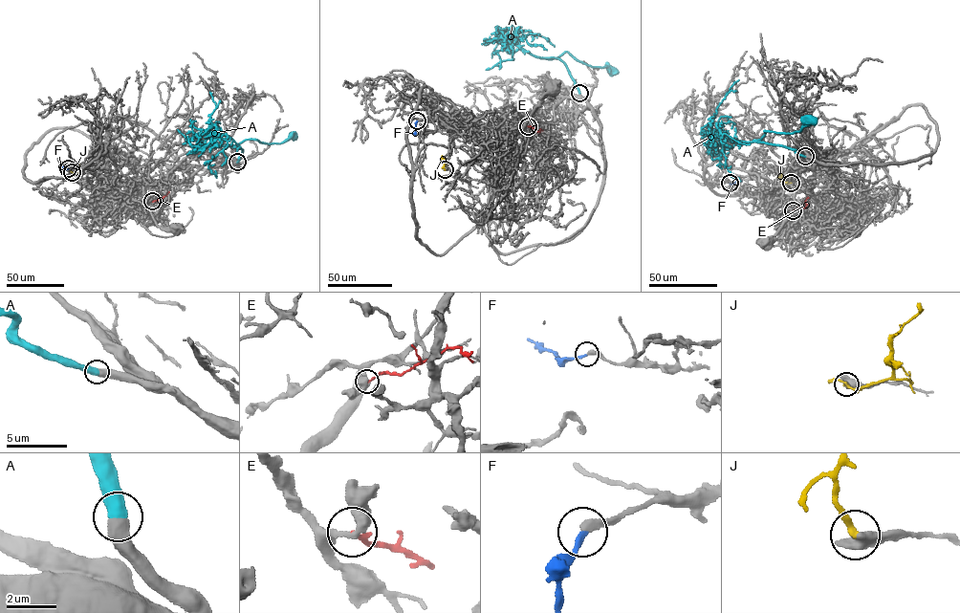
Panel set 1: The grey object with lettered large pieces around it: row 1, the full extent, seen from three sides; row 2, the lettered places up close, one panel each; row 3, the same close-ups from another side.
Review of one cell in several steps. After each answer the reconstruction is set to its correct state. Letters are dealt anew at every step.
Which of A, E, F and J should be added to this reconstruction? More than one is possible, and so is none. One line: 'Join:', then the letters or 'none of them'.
Join: F

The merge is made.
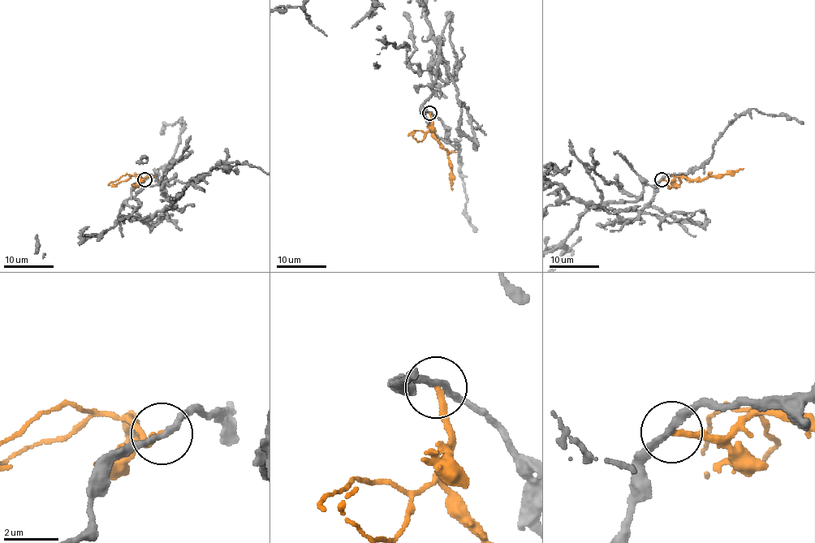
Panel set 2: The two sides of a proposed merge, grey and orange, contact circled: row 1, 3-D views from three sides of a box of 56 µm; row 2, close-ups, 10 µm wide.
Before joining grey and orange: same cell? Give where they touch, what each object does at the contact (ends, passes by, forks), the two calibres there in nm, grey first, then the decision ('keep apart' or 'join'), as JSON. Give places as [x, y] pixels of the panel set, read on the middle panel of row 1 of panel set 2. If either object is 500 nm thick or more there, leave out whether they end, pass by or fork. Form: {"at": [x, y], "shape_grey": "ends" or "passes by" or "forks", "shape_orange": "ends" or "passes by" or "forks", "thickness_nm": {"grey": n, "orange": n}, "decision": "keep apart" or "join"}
{"at": [429, 113], "shape_grey": "passes by", "shape_orange": "ends", "thickness_nm": {"grey": 220, "orange": 220}, "decision": "keep apart"}

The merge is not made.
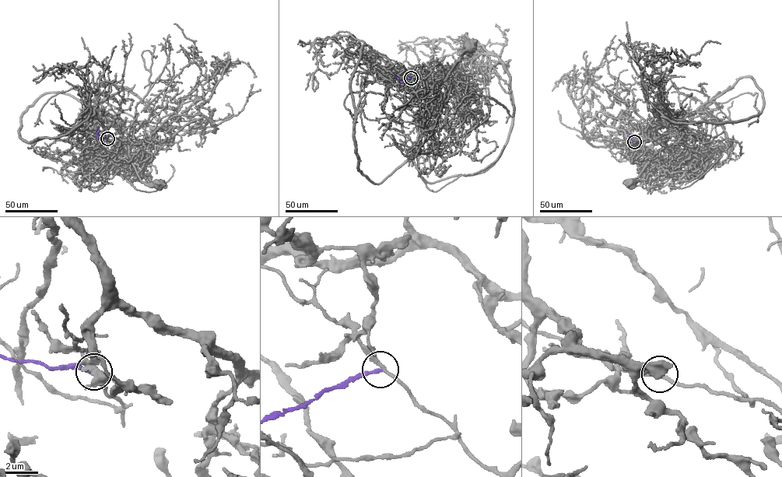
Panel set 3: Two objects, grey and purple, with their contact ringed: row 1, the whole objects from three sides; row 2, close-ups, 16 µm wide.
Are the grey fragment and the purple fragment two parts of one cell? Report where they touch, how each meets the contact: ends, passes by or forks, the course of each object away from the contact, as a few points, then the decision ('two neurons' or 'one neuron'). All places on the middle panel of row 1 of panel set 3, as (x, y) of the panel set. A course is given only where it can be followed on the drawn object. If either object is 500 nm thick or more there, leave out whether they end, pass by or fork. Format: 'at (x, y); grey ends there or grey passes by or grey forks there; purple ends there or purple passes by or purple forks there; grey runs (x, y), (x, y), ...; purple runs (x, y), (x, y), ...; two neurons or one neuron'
at (411, 78); grey passes by; purple ends there; grey runs (411, 78), (415, 82), (397, 85), (412, 91), (416, 85), (424, 92), (446, 80), (470, 48); purple runs (411, 78), (401, 82), (395, 76); two neurons

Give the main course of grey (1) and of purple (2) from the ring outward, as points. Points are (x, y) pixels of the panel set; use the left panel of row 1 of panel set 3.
1: (107, 139), (93, 132), (106, 131), (119, 122), (127, 133), (128, 156), (139, 179), (157, 185)
2: (107, 138), (98, 137), (98, 127)

